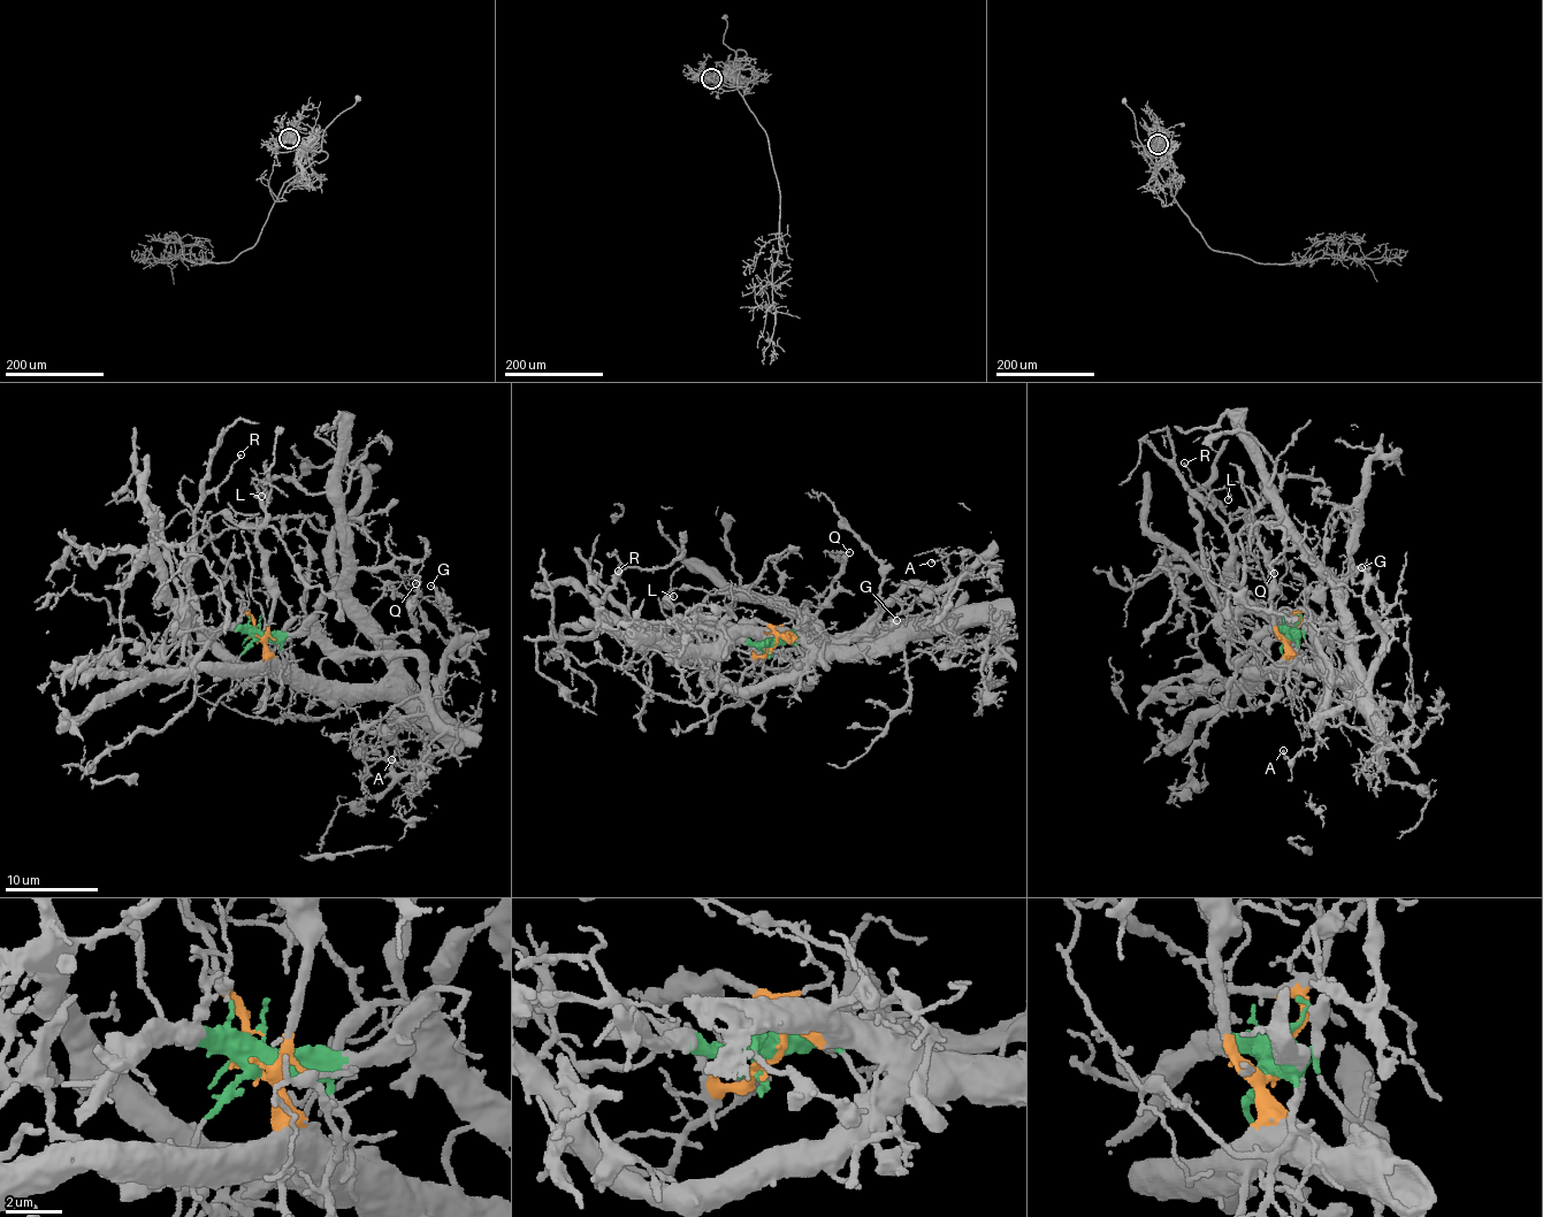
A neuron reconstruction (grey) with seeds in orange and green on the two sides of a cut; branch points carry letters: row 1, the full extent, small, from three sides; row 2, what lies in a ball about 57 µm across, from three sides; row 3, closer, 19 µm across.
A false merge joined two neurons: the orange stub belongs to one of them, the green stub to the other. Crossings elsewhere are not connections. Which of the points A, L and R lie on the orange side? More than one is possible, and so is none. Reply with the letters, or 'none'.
L, R

